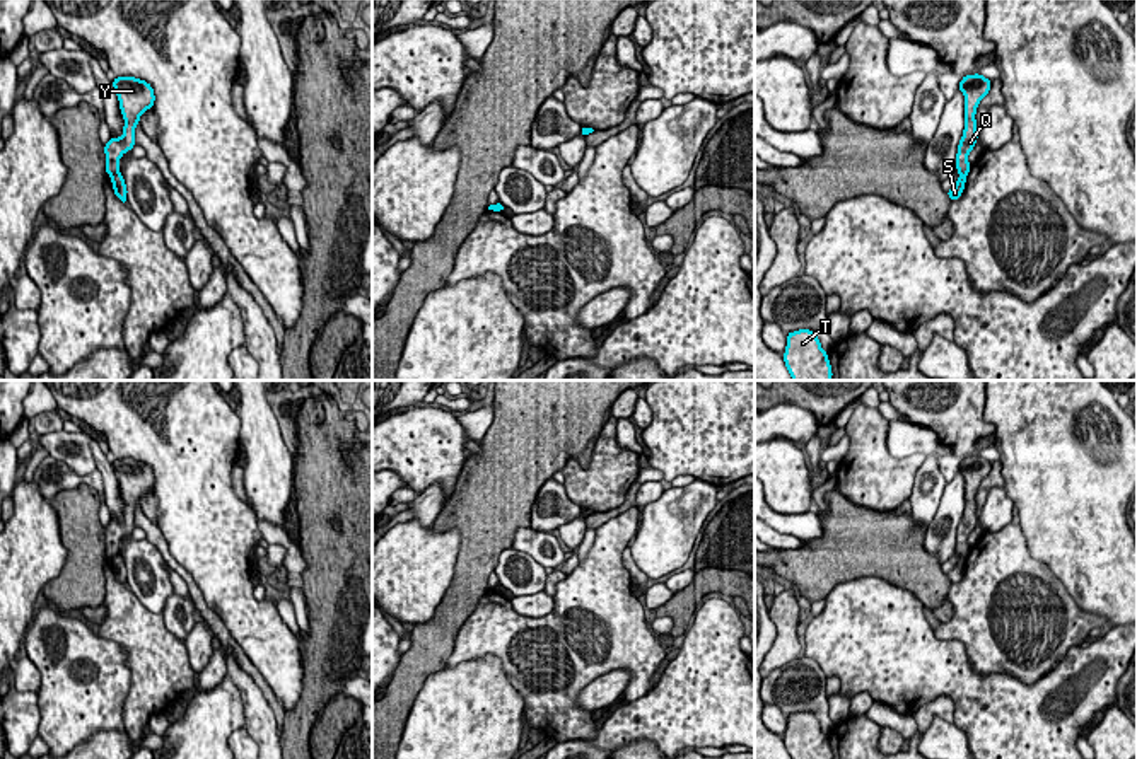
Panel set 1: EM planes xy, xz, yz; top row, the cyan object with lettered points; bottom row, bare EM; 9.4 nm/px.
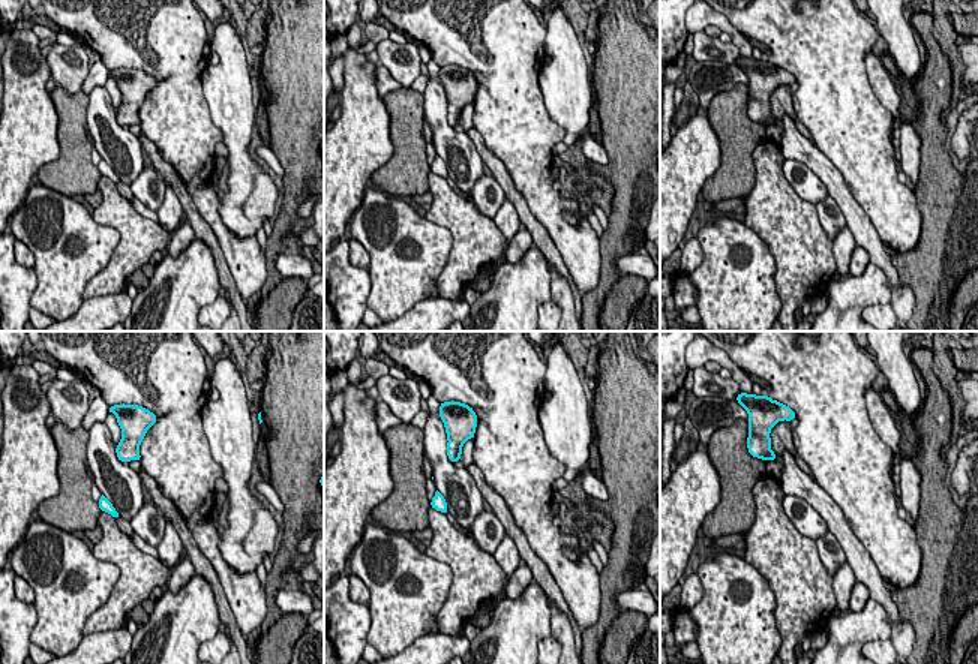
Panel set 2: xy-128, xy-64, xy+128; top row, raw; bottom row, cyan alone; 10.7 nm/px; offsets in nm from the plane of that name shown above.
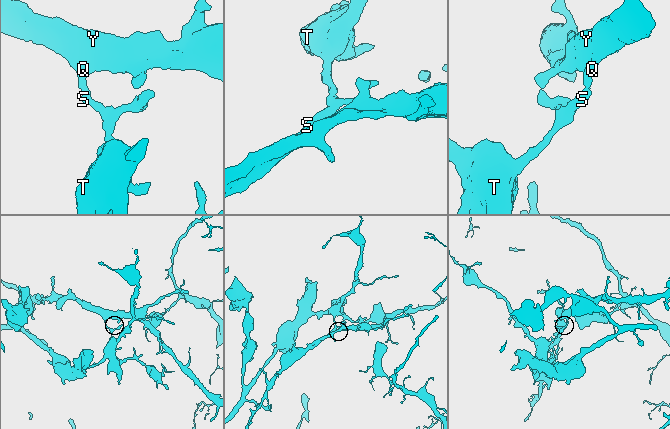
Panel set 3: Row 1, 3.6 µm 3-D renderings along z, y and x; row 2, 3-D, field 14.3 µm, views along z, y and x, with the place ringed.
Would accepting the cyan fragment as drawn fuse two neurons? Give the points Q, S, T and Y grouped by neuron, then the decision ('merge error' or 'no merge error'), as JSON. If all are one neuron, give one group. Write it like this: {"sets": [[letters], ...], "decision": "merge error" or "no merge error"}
{"sets": [["Q", "Y"], ["S", "T"]], "decision": "merge error"}

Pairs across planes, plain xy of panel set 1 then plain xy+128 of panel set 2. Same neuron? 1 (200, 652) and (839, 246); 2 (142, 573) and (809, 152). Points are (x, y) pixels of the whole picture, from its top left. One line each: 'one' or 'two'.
1: one
2: two

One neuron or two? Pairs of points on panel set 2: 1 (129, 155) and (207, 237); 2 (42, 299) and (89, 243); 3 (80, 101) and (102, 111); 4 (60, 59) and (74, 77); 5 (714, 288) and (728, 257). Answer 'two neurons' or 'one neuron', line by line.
1: two neurons
2: one neuron
3: two neurons
4: one neuron
5: one neuron

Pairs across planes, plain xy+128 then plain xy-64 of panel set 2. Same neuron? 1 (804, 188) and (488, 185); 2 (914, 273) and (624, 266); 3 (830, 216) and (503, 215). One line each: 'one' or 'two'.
1: two
2: two
3: two

